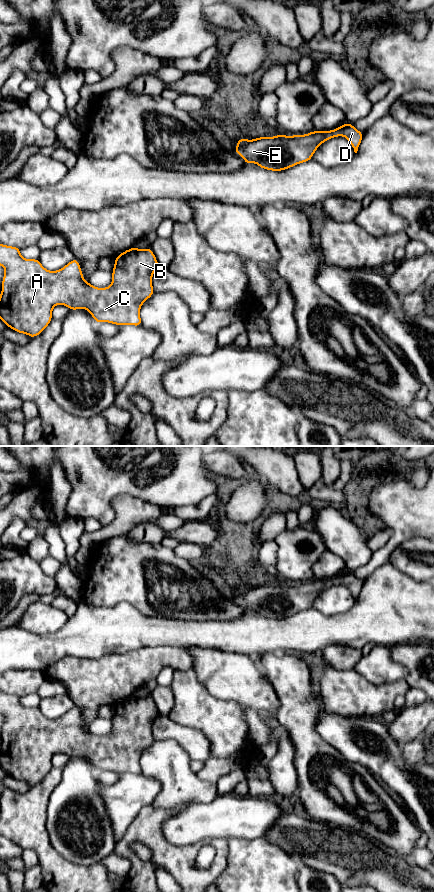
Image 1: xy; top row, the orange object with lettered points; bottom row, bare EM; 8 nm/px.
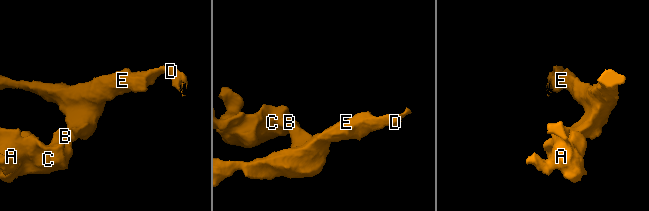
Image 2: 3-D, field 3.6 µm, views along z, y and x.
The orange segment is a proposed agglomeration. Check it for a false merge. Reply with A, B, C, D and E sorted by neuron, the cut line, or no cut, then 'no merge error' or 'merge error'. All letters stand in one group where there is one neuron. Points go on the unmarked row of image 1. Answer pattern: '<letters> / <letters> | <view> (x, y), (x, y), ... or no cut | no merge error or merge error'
A B C D E | no cut | no merge error

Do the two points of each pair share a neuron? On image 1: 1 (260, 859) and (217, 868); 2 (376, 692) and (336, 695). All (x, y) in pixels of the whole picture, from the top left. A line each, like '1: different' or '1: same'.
1: different
2: same

